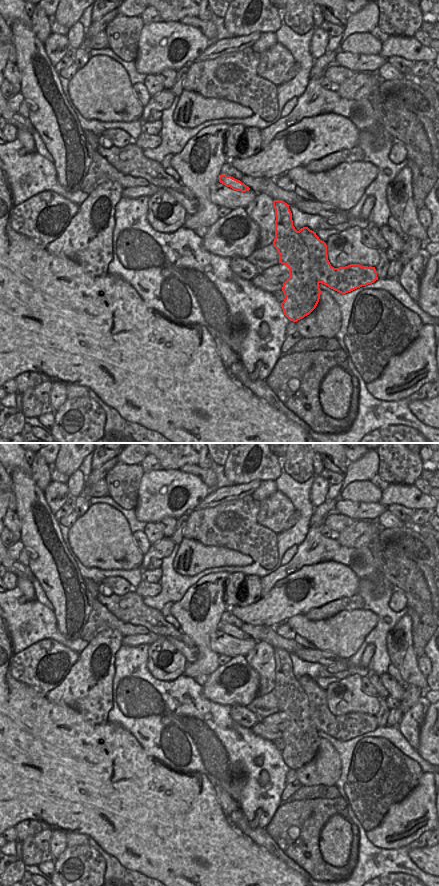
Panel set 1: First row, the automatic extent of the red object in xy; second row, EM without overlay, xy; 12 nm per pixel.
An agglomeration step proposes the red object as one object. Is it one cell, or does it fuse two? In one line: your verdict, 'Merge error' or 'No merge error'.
Merge error

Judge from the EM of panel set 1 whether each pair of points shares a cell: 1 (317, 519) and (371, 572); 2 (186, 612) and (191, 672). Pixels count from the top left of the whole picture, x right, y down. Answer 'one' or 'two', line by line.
1: two
2: one

